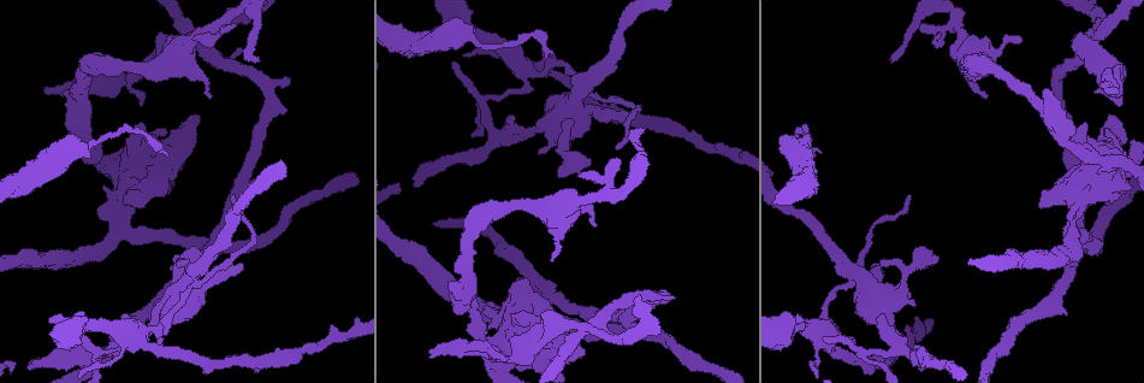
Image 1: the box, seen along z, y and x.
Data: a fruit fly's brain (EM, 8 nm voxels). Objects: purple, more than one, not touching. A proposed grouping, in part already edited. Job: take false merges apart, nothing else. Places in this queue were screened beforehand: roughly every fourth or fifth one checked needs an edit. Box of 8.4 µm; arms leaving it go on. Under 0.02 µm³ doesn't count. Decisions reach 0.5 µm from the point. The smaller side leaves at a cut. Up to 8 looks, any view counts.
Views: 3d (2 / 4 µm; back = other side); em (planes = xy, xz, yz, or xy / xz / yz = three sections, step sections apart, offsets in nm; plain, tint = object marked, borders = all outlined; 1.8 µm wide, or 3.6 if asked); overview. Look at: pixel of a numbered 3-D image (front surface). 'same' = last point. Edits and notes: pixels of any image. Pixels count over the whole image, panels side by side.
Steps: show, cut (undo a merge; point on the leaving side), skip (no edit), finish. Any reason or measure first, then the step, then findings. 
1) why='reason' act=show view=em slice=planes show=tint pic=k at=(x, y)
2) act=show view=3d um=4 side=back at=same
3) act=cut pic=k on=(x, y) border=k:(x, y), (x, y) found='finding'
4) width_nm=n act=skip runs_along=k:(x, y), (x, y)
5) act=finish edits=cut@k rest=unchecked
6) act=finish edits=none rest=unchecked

why='calibre changes' act=show view=em slice=planes show=tint pic=1 at=(110, 135)

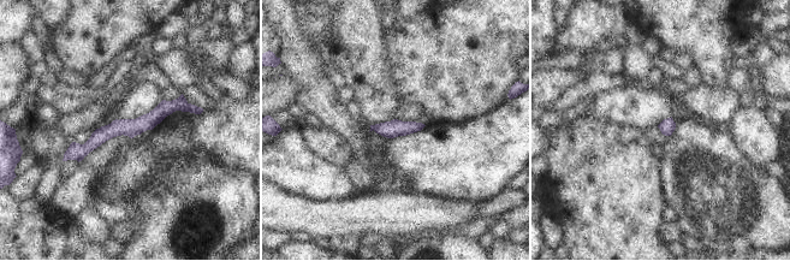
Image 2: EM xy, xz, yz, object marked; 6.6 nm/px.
width_nm=100 act=skip runs_along=2:(196, 110), (166, 107), (66, 156) found='continuous, no second neuron'

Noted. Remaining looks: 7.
why='sharp bend' act=show view=3d um=2 pic=1 at=(521, 355)

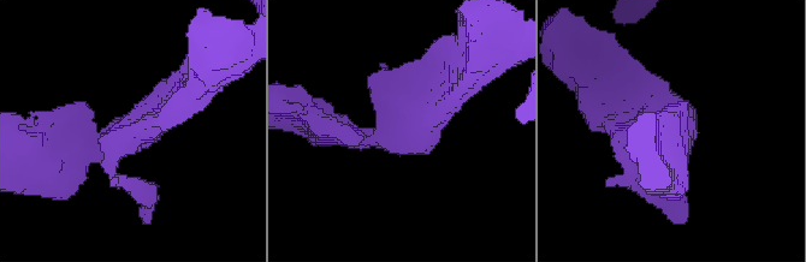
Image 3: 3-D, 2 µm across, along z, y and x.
act=show view=em slice=xz step=4 show=tint pic=3 at=(406, 123)

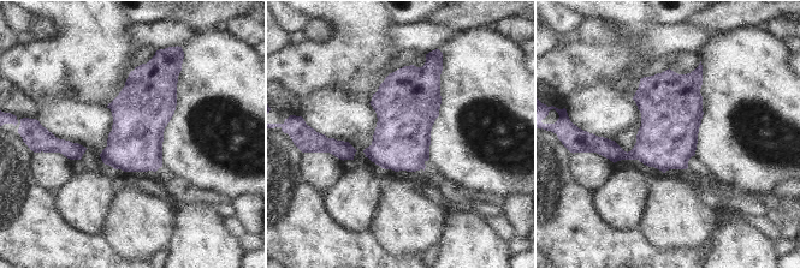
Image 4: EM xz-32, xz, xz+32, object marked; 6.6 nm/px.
why='another direction' act=show view=em slice=planes show=tint at=same

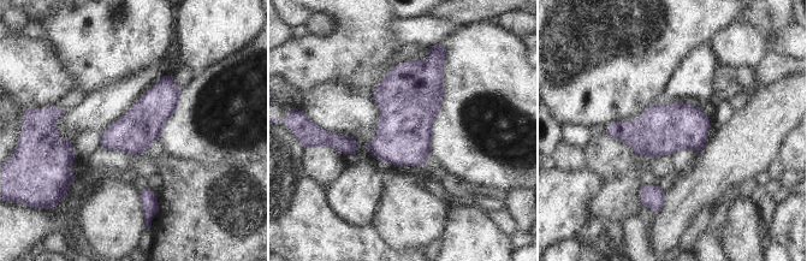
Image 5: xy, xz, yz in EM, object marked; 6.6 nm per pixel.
act=skip found='all the same neuron'

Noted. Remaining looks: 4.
why='sharp bend' act=show view=em slice=planes show=tint pic=1 at=(127, 211)

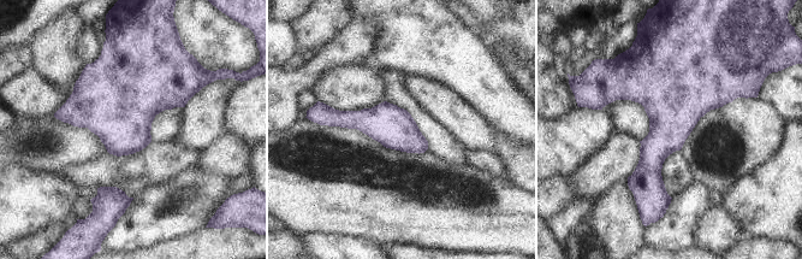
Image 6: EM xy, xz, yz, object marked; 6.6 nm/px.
act=skip found='one neuron here'

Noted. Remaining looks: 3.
act=show view=em slice=xy step=16 show=tint pic=1 at=(592, 315)

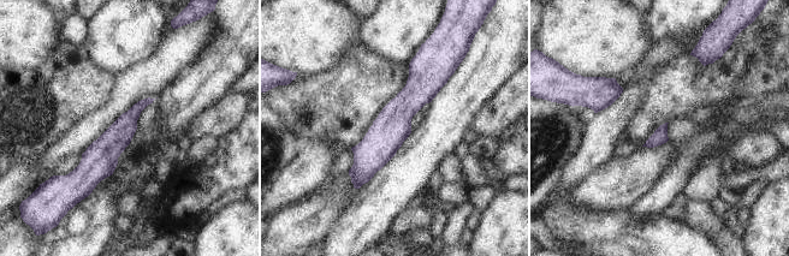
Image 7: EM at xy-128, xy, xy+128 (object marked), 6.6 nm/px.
act=show view=em slice=planes show=borders at=same

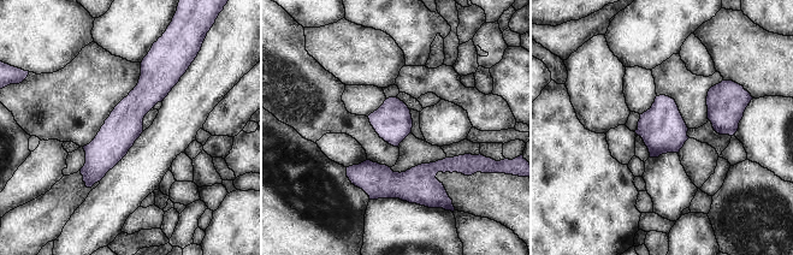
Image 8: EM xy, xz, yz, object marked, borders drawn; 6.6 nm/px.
width_nm=240 act=skip found='continuous, no second neuron'

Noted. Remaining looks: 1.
act=finish edits=none rest=unchecked

